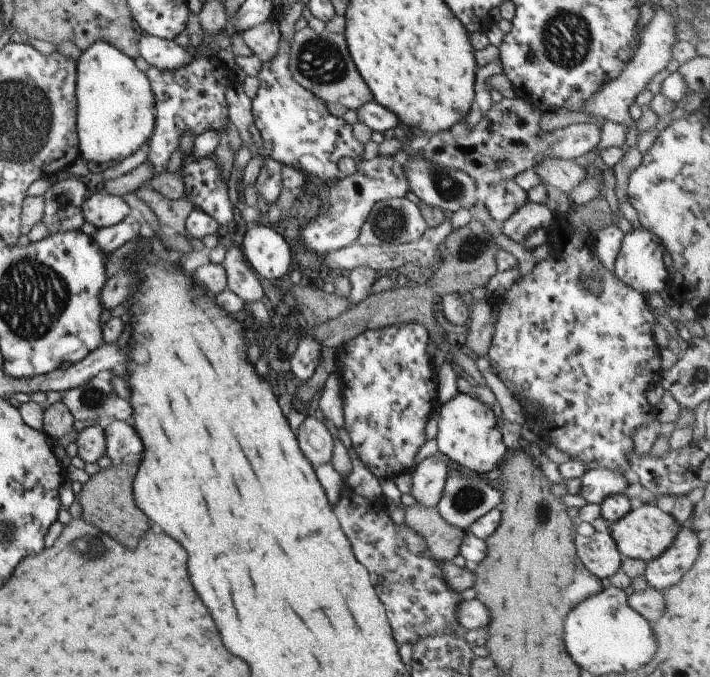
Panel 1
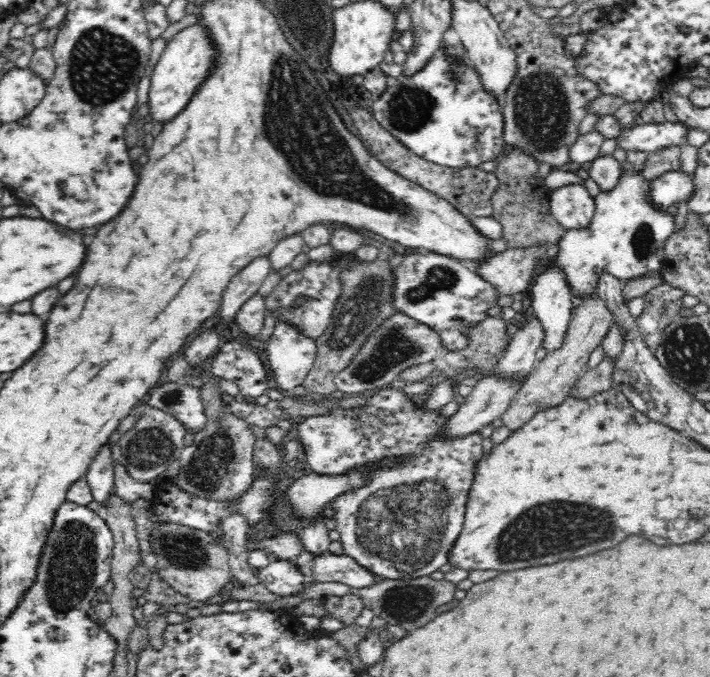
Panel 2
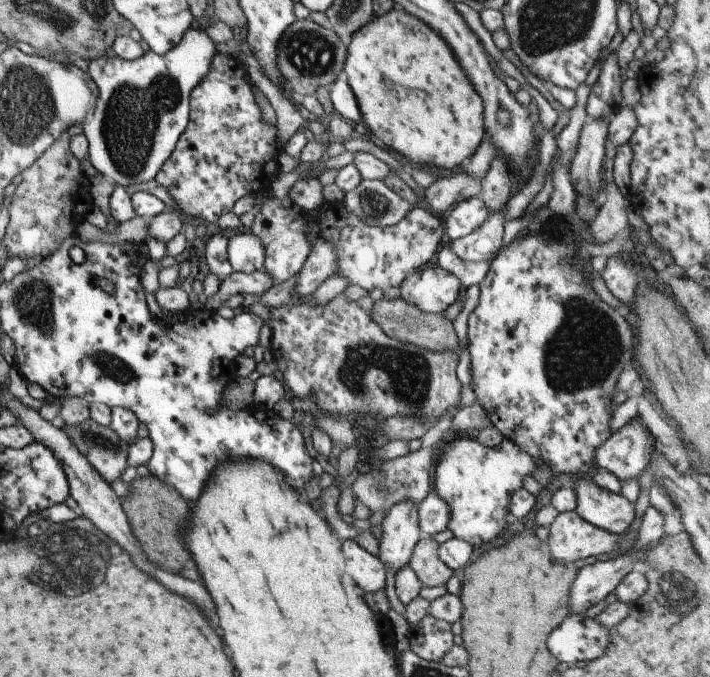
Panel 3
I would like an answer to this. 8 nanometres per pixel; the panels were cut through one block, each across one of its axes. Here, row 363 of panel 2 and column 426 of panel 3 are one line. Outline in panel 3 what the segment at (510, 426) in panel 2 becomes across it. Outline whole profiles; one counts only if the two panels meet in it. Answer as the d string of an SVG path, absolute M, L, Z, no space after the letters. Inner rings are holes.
M430 537L419 539L411 550L408 564L423 587L441 586L452 576L453 570L439 560L437 548L439 544Z

